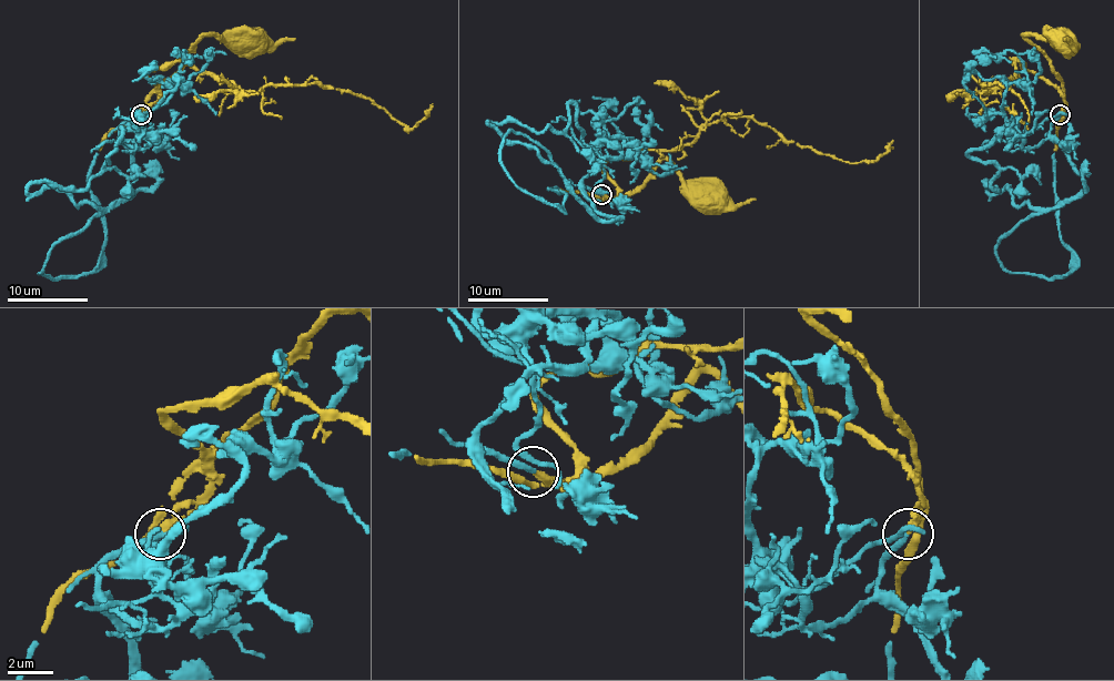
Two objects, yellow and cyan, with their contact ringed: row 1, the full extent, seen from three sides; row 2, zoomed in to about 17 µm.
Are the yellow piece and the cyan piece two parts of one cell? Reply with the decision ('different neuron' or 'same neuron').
same neuron

